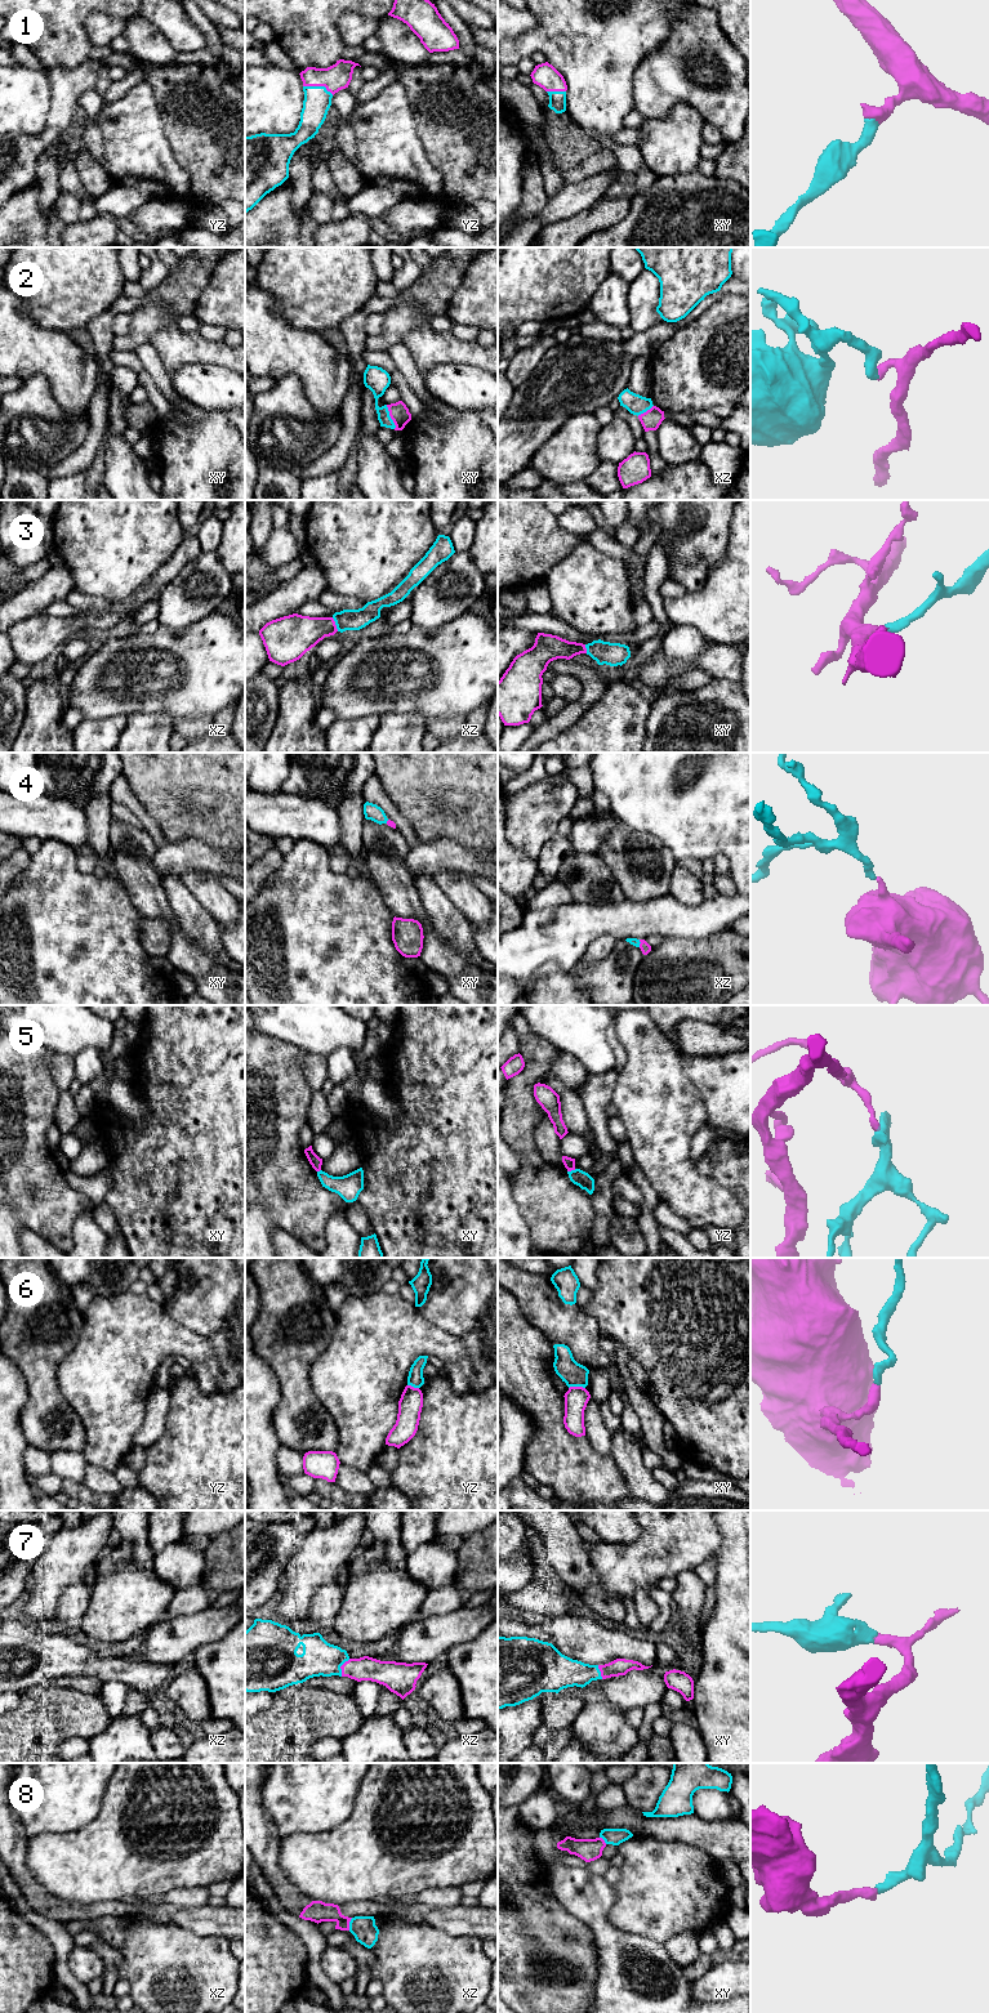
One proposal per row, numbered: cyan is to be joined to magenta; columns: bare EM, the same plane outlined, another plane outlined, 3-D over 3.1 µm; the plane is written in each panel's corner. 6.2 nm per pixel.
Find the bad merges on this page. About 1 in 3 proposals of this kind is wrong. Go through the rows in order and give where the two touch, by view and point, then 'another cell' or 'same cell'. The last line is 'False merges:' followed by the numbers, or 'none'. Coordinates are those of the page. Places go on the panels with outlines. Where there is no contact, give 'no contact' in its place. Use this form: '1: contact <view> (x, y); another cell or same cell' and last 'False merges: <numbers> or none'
1: contact yz (319, 85); same cell
2: contact xy (390, 415); same cell
3: contact xz (334, 624); same cell
4: contact xz (640, 943); same cell
5: contact yz (571, 1169); another cell
6: contact xy (577, 1387); another cell
7: contact xz (341, 1666); same cell
8: contact xz (348, 1924); same cell
False merges: 5, 6

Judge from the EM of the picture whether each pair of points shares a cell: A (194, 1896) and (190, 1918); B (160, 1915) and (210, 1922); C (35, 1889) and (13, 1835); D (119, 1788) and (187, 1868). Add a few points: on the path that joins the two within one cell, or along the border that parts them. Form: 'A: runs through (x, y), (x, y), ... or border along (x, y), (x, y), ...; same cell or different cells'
A: border along (161, 1904), (172, 1904), (179, 1909), (206, 1905); different cells
B: runs through (173, 1915), (197, 1919); same cell
C: runs through (22, 1877), (14, 1860), (13, 1848); same cell
D: runs through (116, 1820), (116, 1834), (127, 1856), (155, 1864); same cell

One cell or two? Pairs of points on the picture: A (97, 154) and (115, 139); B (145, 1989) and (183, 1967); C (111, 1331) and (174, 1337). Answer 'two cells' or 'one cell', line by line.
A: two cells
B: one cell
C: one cell

